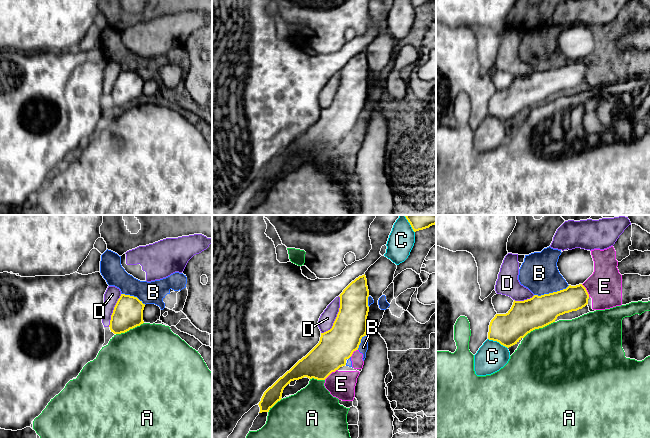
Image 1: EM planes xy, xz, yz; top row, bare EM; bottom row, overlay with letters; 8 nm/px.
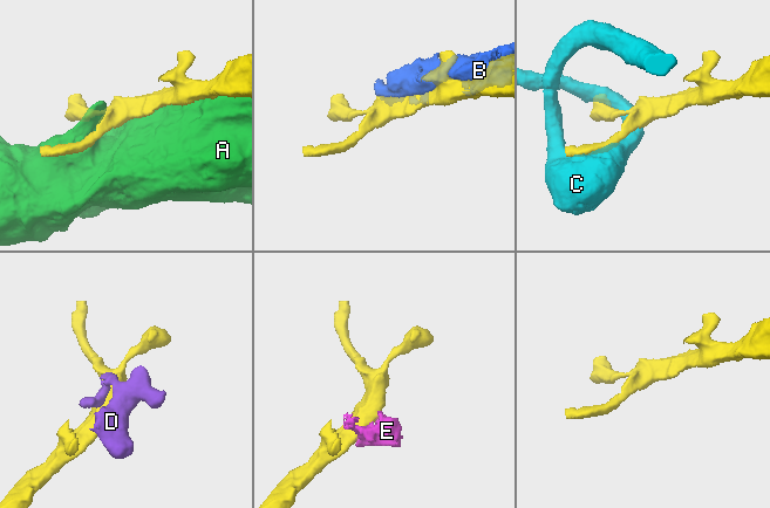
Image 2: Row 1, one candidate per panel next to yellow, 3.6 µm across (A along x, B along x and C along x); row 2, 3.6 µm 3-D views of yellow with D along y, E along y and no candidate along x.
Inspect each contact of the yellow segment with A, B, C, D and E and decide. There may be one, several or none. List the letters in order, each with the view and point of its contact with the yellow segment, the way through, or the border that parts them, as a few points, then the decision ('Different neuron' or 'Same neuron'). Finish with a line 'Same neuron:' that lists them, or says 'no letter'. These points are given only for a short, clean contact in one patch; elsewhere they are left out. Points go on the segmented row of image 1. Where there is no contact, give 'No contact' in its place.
A: Touches yellow at yz (538, 328). Different neuron
B: Touches yellow at yz (551, 293). Different neuron
C: Touches yellow at yz (498, 341). Different neuron
D: Touches yellow at xz (336, 317). Boundary: xz (339, 296), (339, 311), (333, 325), (321, 333). Different neuron
E: Touches yellow at xz (330, 373). Boundary: xz (337, 369), (324, 379). Different neuron
Same neuron: no letter

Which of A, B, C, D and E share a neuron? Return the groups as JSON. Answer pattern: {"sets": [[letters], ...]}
{"sets": [["A"], ["B", "E"], ["C"], ["D"]]}

